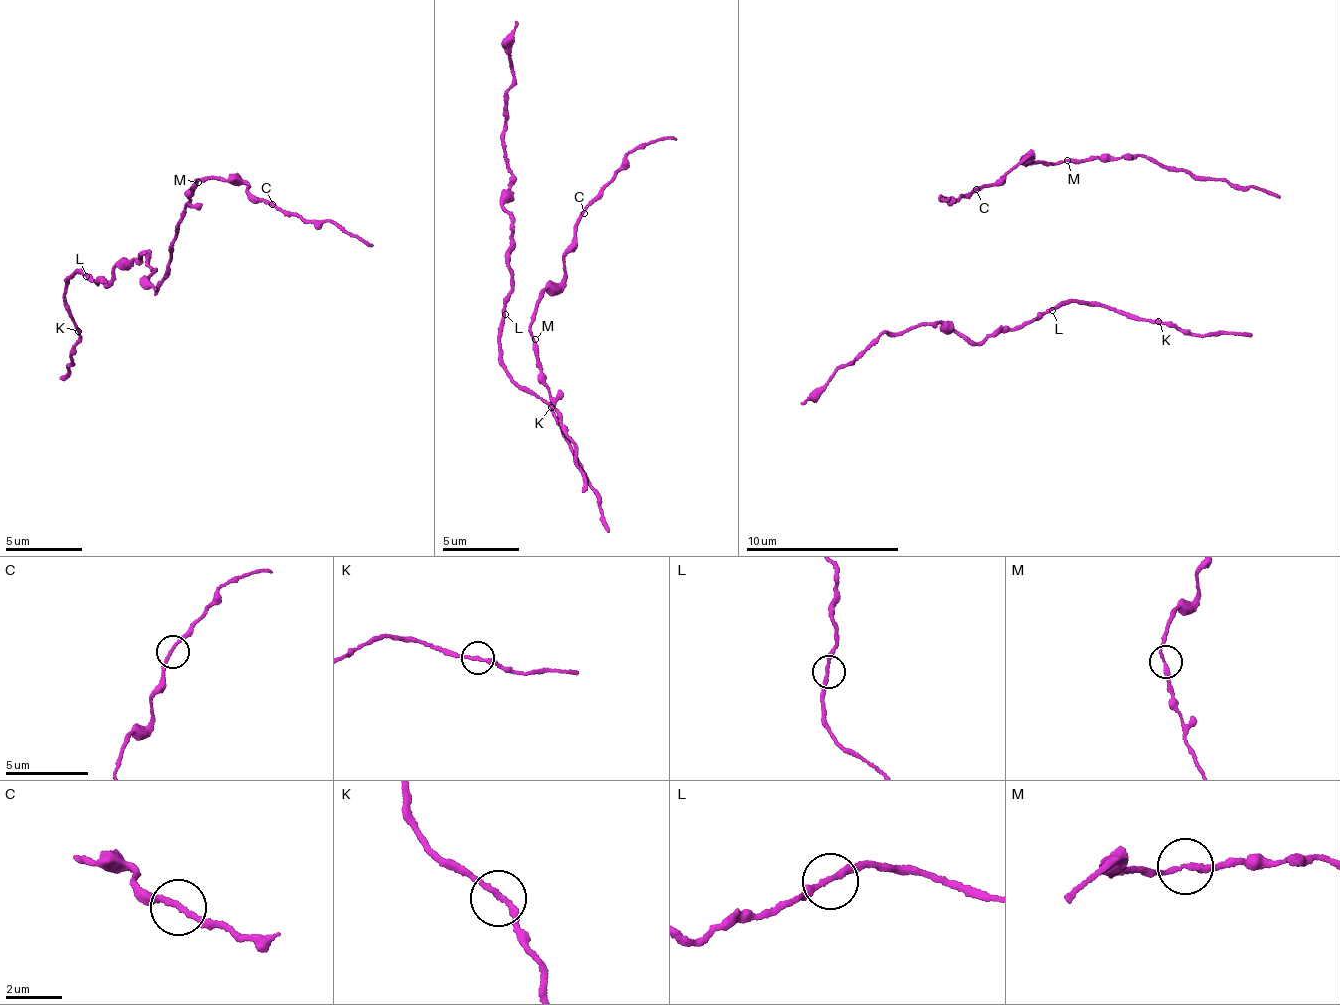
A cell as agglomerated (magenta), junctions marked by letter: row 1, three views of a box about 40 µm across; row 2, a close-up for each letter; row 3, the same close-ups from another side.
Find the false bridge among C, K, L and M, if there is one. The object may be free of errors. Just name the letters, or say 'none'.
none

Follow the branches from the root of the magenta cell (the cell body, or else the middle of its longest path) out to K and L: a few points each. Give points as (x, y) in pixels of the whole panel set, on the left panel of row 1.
K: (69, 373), (75, 346), (81, 342), (78, 330)
L: (69, 373), (75, 346), (81, 342), (70, 317), (65, 286), (81, 269), (86, 276)

